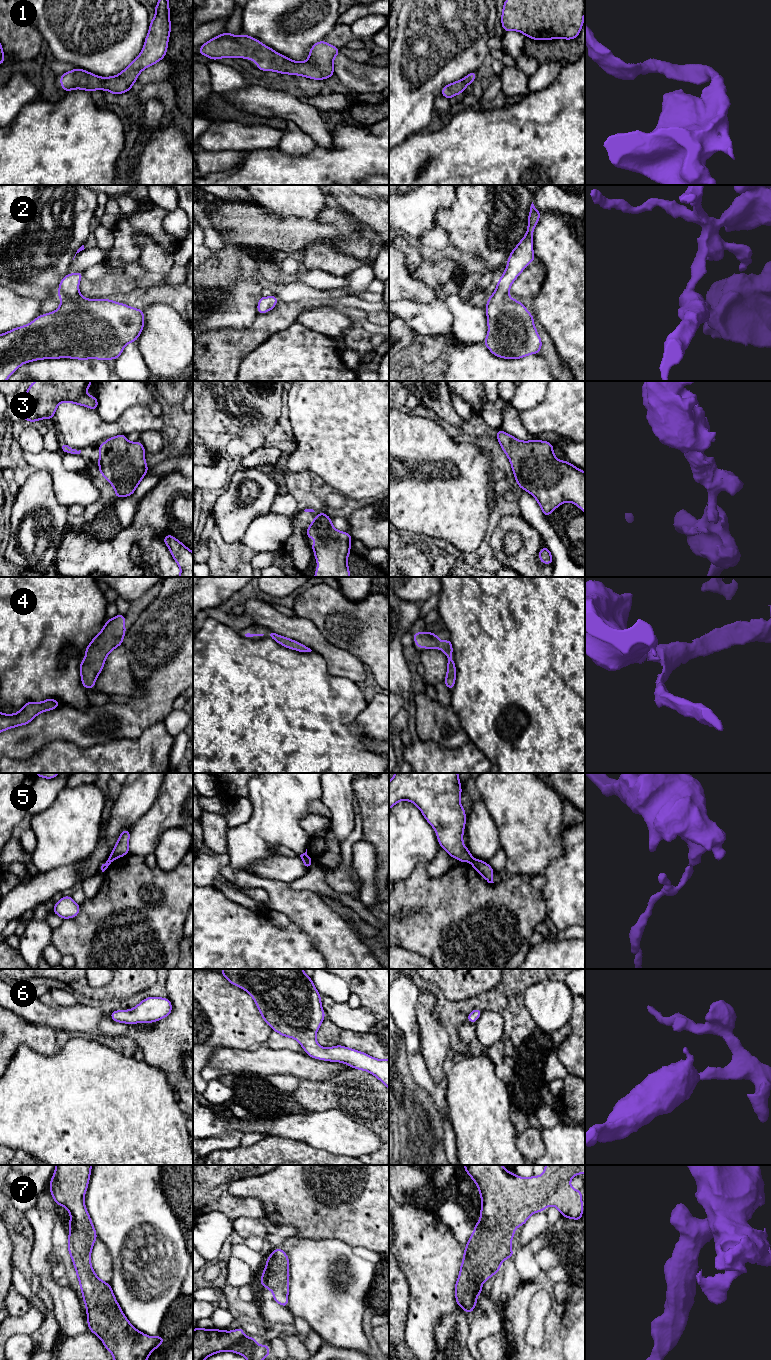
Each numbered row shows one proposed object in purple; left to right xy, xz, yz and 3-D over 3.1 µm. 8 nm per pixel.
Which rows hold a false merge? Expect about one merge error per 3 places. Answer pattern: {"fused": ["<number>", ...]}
{"fused": ["5"]}

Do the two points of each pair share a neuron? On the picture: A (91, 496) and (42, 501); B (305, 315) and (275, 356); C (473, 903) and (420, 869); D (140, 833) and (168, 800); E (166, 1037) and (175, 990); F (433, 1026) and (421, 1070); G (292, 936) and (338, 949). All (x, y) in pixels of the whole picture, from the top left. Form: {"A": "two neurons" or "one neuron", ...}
{"A": "two neurons", "B": "two neurons", "C": "one neuron", "D": "one neuron", "E": "one neuron", "F": "two neurons", "G": "two neurons"}

